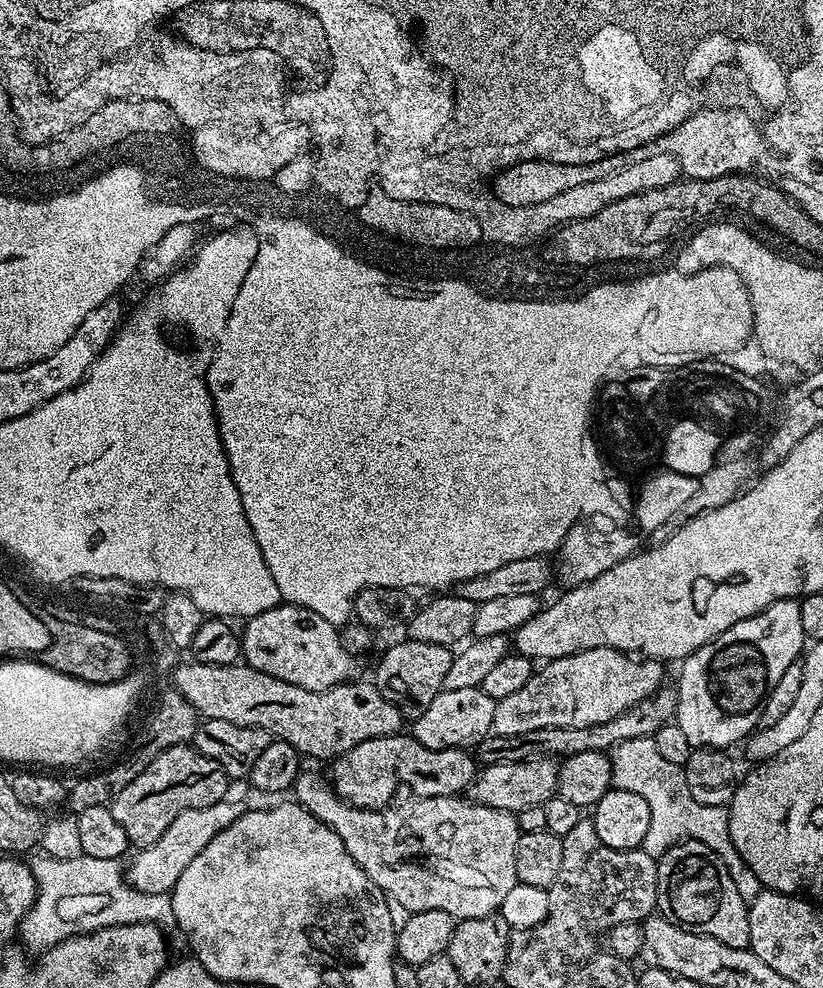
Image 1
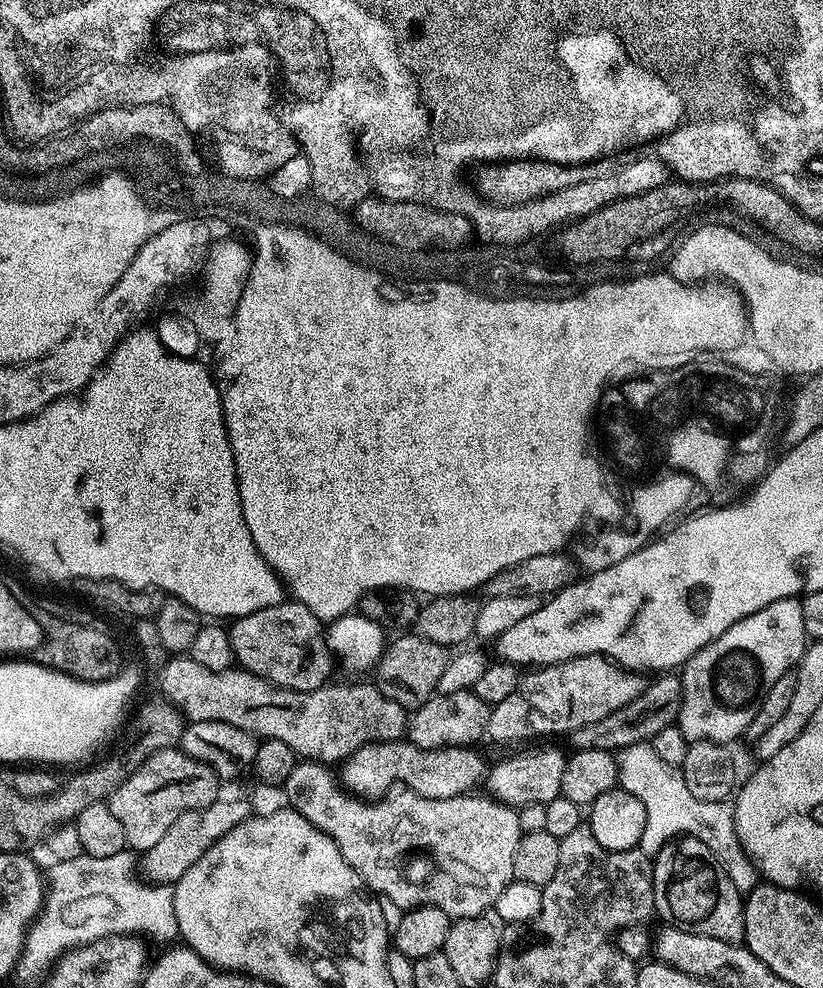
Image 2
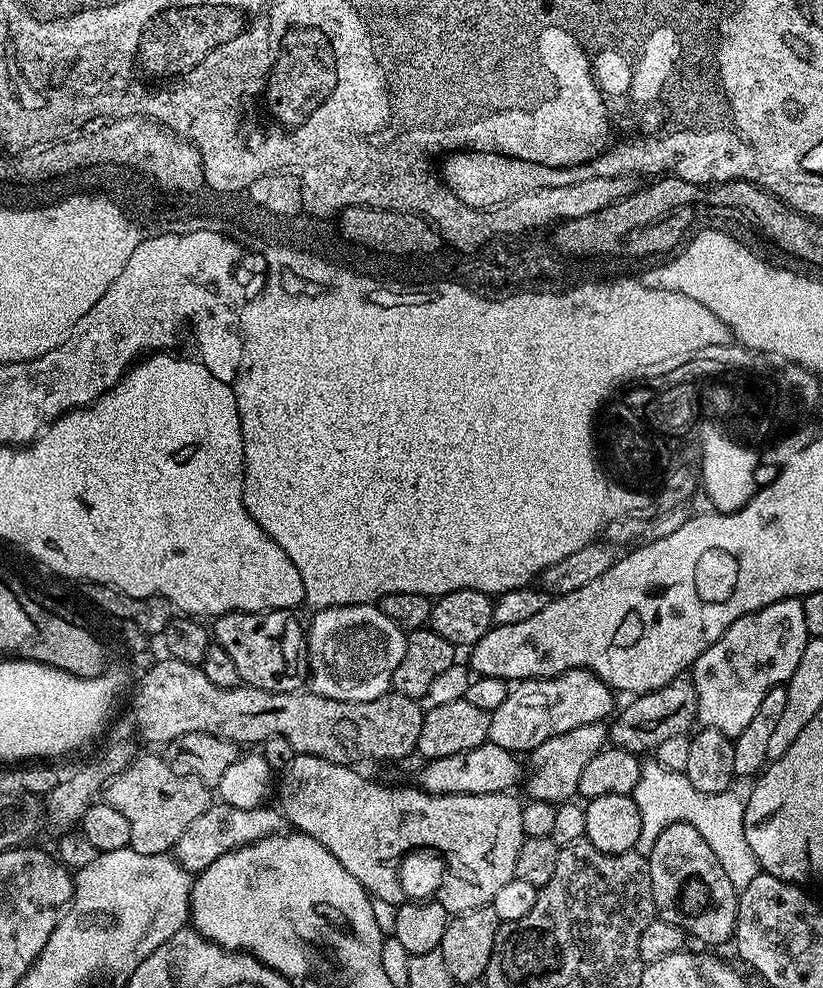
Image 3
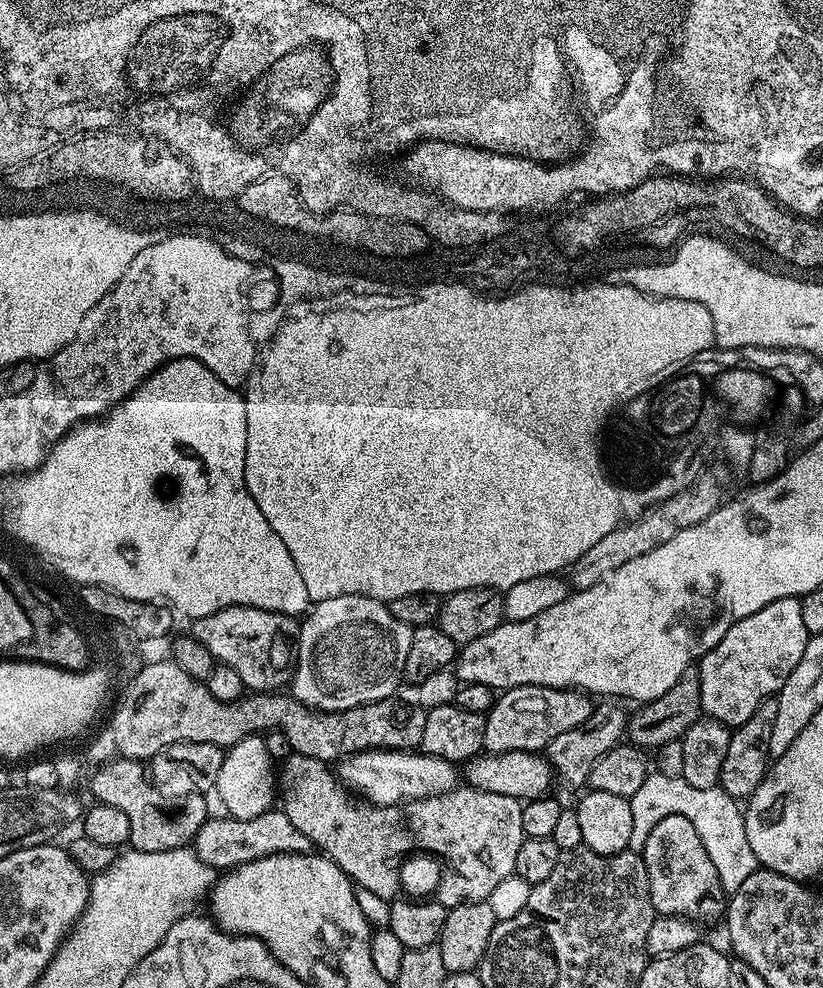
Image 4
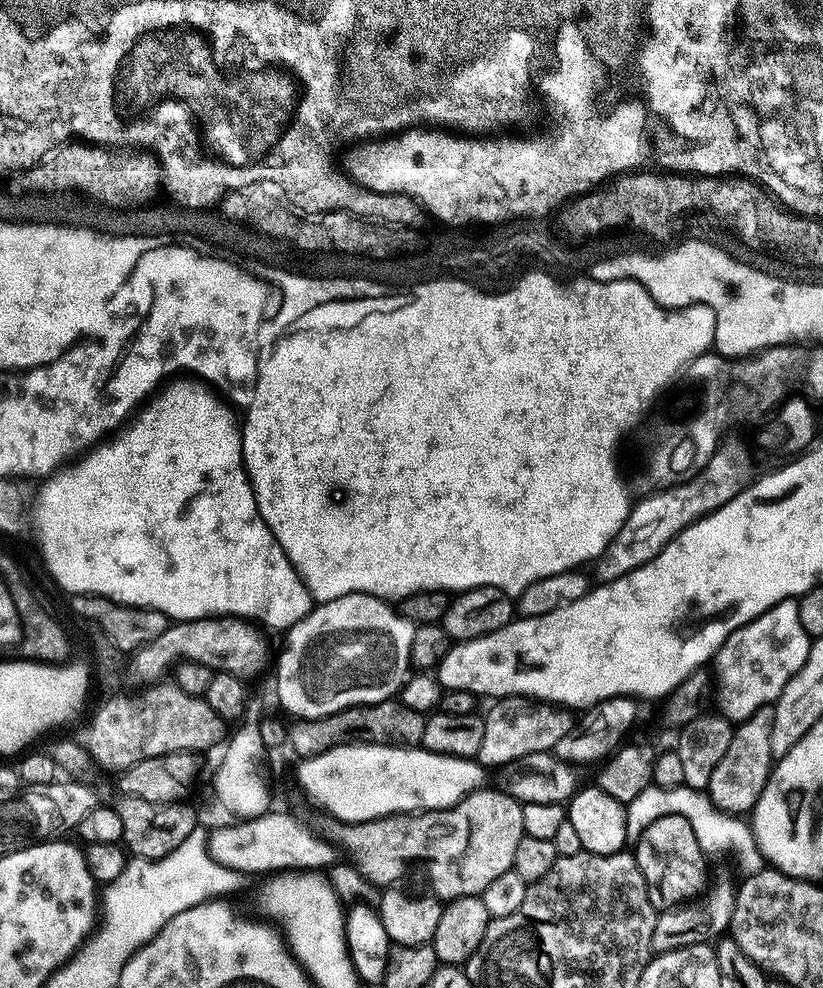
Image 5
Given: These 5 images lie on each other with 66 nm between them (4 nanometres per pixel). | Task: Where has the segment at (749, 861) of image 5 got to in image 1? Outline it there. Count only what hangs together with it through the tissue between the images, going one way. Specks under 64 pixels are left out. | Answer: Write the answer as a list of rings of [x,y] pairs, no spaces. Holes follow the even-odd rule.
[[[651,736],[630,738],[629,741],[616,745],[611,749],[610,759],[611,787],[630,790],[633,794],[642,794],[642,798],[646,798],[647,804],[650,805],[650,830],[646,841],[649,849],[663,850],[685,840],[697,840],[710,846],[710,850],[718,854],[738,894],[742,894],[745,902],[751,902],[761,892],[762,885],[759,878],[738,854],[730,838],[728,808],[702,806],[702,802],[694,802],[694,798],[690,798],[690,786],[686,786],[683,767],[674,762],[666,762],[666,758],[658,754],[658,746],[654,746]]]

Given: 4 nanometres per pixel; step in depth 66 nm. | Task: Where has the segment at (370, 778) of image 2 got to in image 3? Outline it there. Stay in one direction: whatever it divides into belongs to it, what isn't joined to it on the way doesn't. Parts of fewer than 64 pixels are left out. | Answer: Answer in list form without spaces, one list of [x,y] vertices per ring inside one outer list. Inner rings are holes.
[[[494,743],[483,744],[482,746],[474,746],[474,750],[466,750],[458,754],[450,754],[442,758],[434,758],[433,760],[425,759],[424,769],[420,772],[419,787],[426,792],[434,794],[494,794],[495,792],[508,792],[516,783],[521,783],[522,772],[520,776],[520,764],[517,753],[506,750],[502,746]]]

